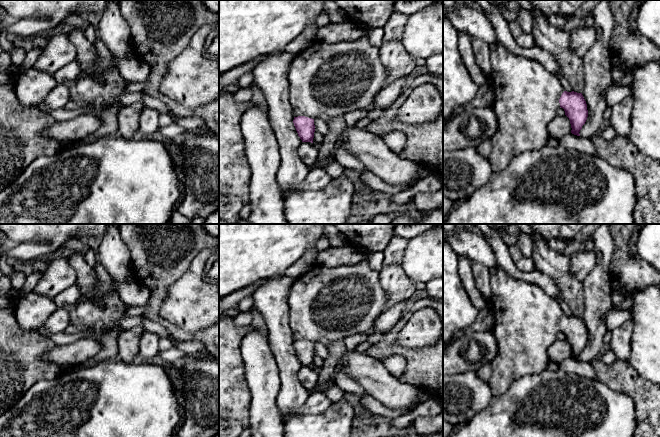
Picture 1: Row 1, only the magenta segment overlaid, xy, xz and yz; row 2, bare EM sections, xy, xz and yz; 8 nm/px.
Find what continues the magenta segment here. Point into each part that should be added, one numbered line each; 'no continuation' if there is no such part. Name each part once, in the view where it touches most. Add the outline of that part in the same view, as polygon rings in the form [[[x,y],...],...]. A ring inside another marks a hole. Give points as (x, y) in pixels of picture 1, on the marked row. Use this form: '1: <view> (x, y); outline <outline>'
1: xz (326, 80); outline [[[366,35],[355,41],[316,41],[297,54],[287,75],[294,117],[327,121],[368,107],[389,71]]]

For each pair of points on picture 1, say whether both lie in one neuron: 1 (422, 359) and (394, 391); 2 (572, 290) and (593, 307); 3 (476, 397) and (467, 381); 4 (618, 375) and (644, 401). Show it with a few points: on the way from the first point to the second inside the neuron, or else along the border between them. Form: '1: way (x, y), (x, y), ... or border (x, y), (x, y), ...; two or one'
1: border (397, 378), (418, 389); two
2: border (581, 282), (583, 290), (582, 316); two
3: way (474, 393), (468, 385); one
4: way (624, 381), (638, 395); one

